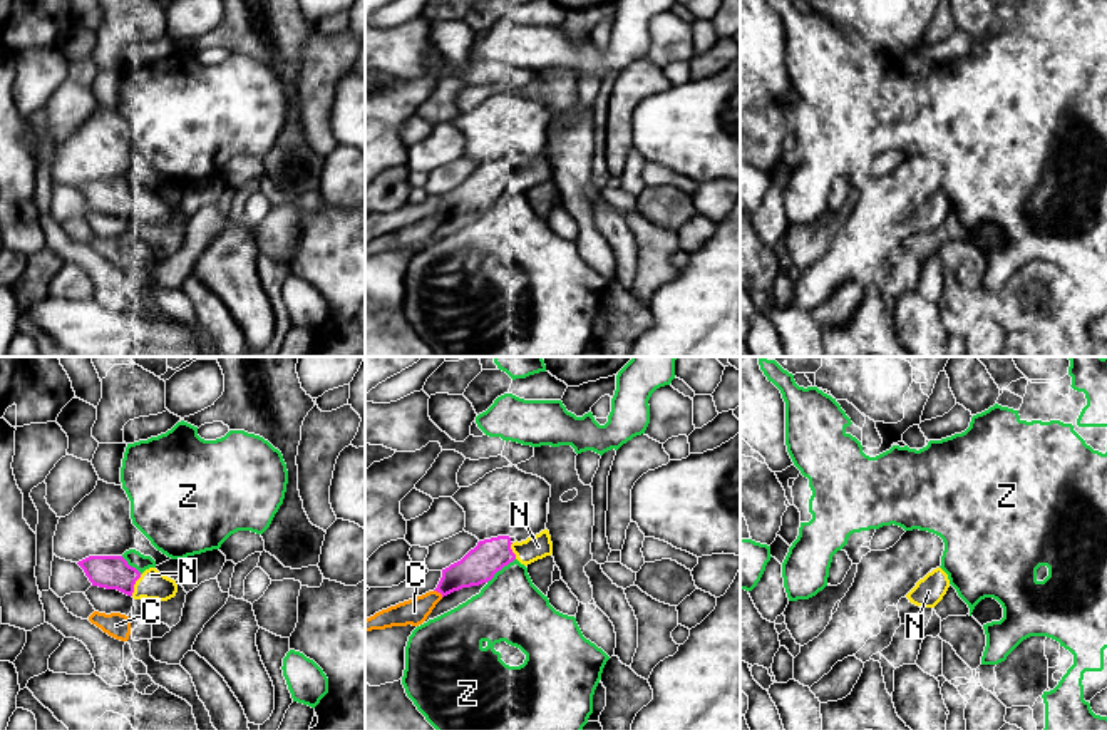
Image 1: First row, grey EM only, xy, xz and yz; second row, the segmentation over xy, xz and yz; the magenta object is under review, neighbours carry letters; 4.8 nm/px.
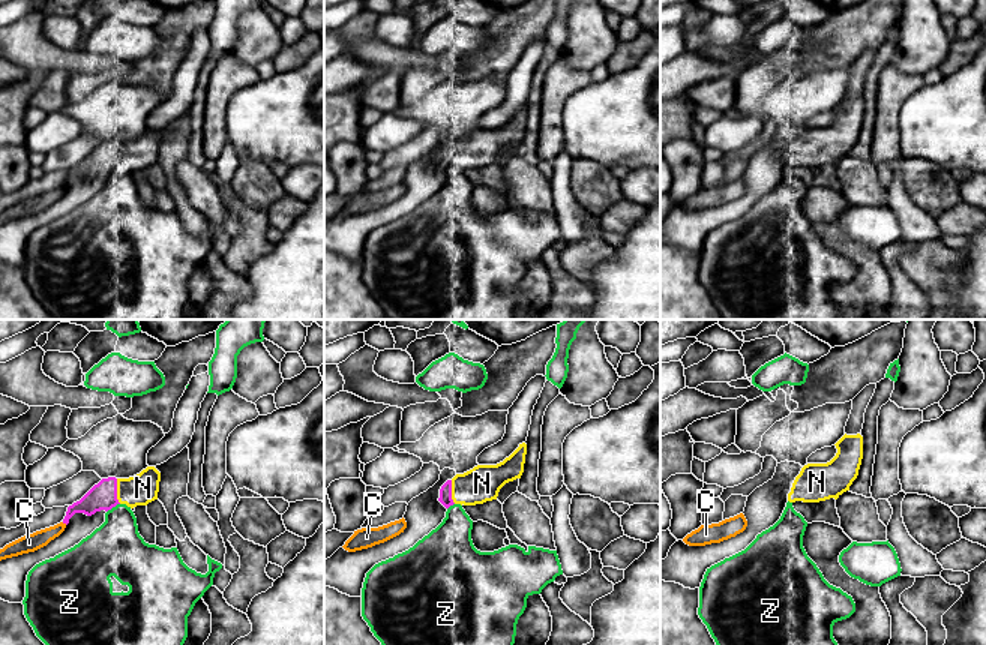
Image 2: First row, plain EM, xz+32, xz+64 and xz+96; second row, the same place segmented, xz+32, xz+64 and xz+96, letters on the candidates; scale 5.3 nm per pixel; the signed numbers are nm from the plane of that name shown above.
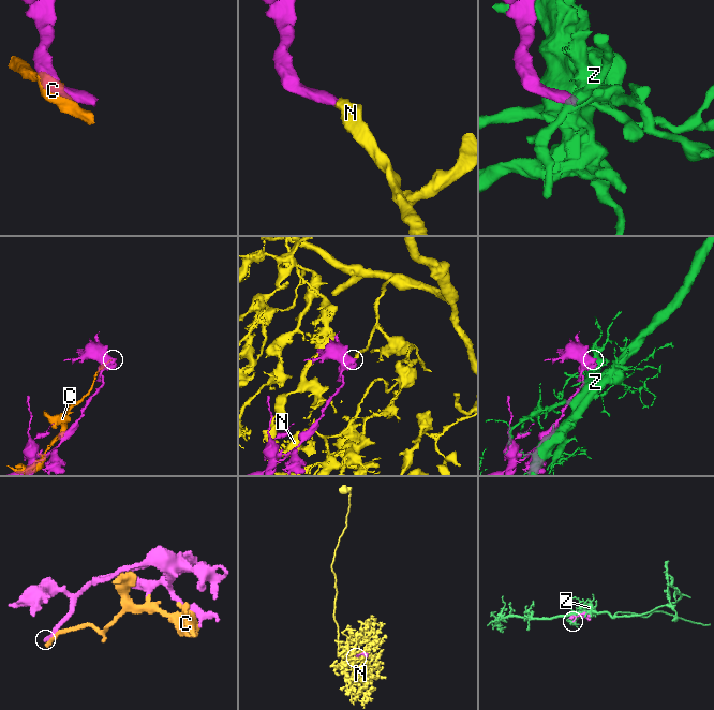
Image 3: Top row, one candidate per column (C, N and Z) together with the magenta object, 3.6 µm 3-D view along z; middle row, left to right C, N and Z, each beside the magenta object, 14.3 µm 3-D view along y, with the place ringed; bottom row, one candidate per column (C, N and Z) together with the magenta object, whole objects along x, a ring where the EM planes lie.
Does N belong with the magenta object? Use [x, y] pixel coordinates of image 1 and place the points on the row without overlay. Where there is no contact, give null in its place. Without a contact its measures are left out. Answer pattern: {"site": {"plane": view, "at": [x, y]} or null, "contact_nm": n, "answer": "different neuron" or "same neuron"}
{"site": {"plane": "xy", "at": [134, 208]}, "contact_nm": 120, "answer": "same neuron"}

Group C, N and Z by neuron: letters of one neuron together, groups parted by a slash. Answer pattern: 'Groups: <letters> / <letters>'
Groups: C / N / Z

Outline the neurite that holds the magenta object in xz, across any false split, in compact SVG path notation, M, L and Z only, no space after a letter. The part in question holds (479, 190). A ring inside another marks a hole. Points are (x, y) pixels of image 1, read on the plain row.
M548 154L521 167L512 167L509 161L484 164L461 186L442 194L442 203L434 216L444 223L462 213L491 206L497 196L514 184L528 191L551 179L553 167Z

